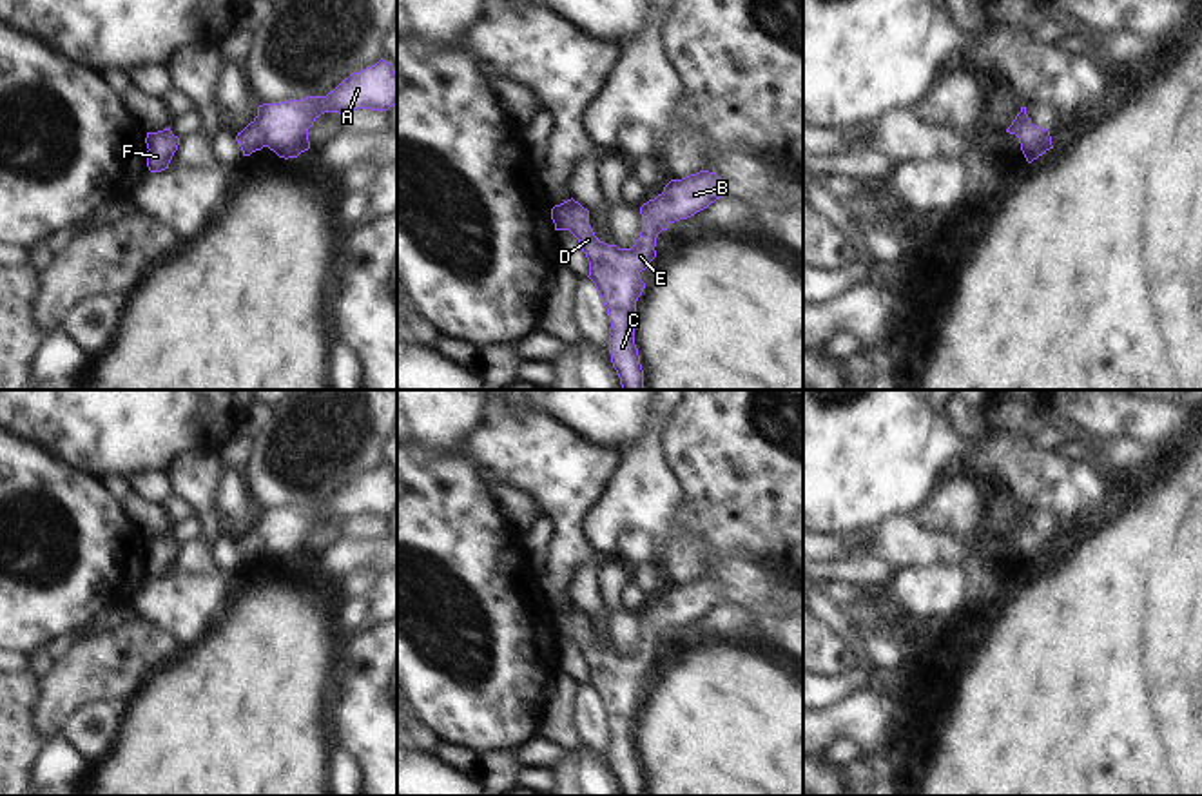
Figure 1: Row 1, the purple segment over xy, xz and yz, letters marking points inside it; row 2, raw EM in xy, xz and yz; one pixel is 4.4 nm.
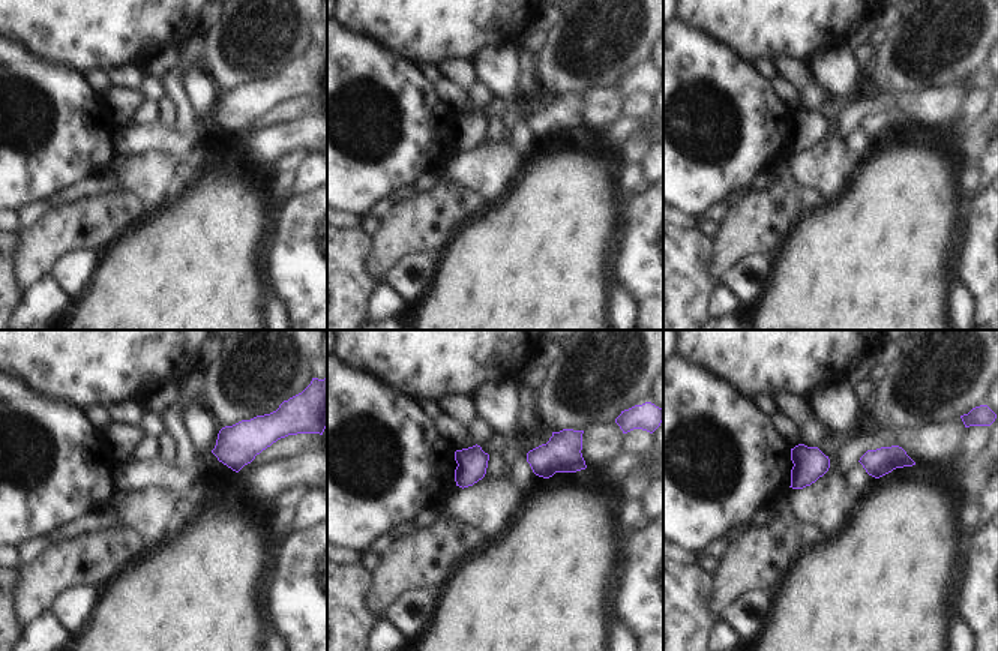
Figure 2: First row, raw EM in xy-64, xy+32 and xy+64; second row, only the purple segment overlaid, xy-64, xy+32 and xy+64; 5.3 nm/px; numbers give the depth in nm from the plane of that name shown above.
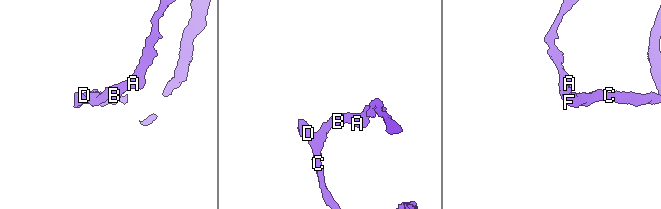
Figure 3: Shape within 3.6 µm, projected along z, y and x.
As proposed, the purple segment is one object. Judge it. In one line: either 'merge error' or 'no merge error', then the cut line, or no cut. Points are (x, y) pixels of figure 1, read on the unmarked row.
no merge error; no cut

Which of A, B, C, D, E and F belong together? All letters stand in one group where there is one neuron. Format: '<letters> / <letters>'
A B C D E F

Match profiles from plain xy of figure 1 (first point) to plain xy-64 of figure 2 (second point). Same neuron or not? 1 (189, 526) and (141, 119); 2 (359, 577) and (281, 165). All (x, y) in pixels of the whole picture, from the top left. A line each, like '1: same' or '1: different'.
1: same
2: same

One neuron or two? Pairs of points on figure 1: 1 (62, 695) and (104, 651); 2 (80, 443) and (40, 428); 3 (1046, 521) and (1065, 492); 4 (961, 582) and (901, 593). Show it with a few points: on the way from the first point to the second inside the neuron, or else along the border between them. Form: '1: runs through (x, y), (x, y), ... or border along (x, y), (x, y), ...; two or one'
1: runs through (73, 684), (95, 662); one
2: runs through (71, 434), (66, 428), (49, 428); one
3: border along (1027, 512), (1045, 510), (1057, 526); two
4: runs through (947, 590), (916, 593); one

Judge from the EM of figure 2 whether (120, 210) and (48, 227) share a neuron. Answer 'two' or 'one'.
one

